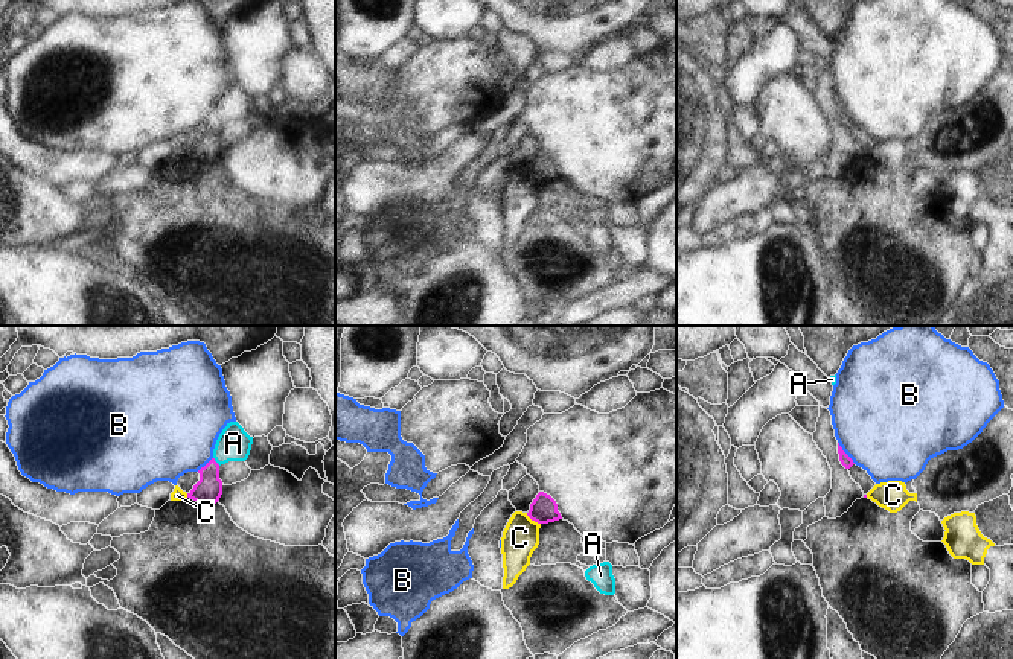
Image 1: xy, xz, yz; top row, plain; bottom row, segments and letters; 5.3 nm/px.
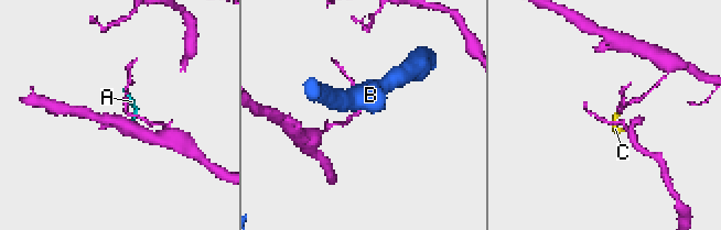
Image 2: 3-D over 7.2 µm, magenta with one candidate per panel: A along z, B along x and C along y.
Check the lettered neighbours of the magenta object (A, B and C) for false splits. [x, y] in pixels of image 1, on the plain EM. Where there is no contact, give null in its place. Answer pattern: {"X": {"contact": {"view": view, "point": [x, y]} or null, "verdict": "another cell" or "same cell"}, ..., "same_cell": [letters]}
{"A": {"contact": {"view": "xy", "point": [215, 120]}, "verdict": "another cell"}, "B": {"contact": {"view": "yz", "point": [844, 111]}, "verdict": "another cell"}, "C": {"contact": {"view": "xz", "point": [533, 178]}, "verdict": "another cell"}, "same_cell": []}

